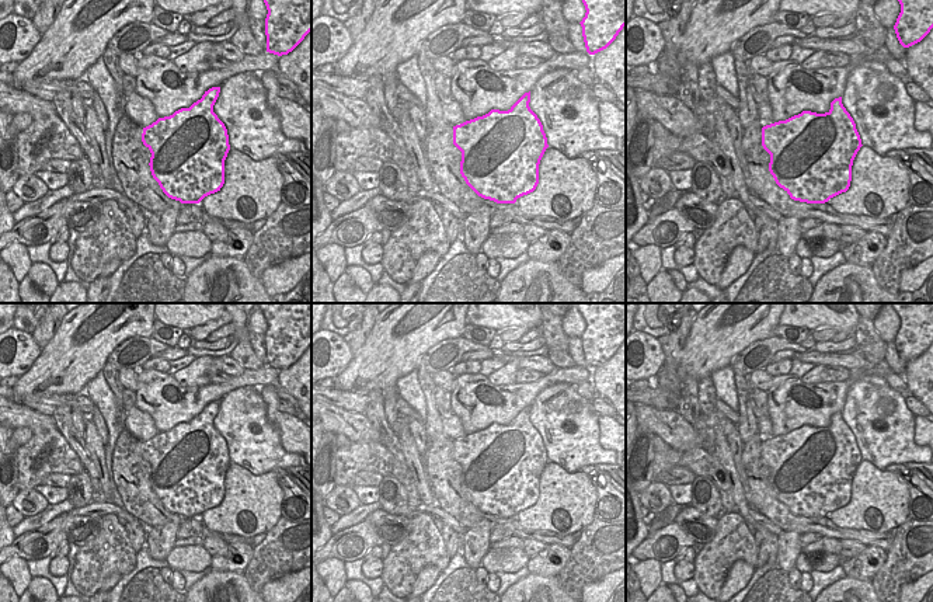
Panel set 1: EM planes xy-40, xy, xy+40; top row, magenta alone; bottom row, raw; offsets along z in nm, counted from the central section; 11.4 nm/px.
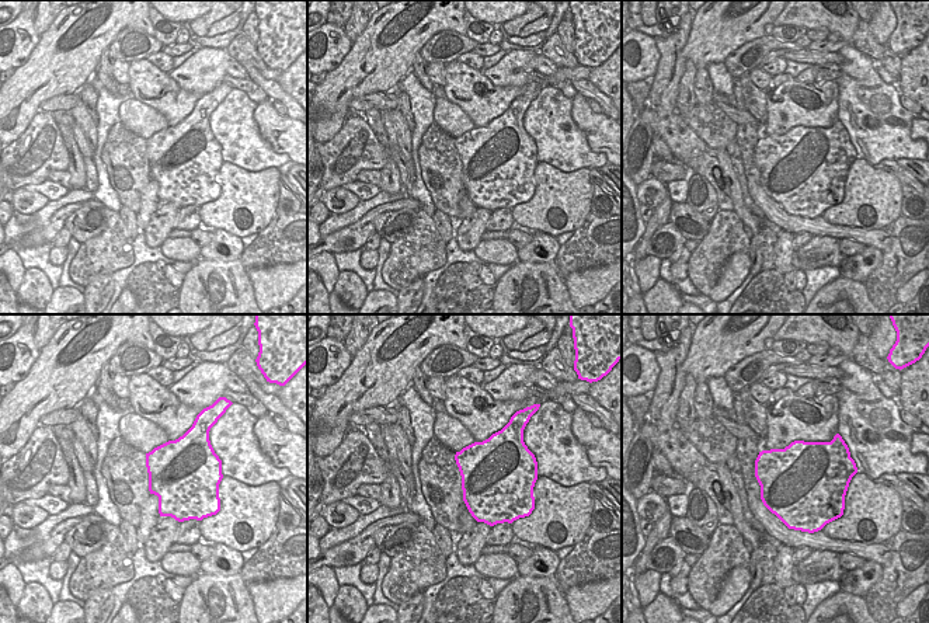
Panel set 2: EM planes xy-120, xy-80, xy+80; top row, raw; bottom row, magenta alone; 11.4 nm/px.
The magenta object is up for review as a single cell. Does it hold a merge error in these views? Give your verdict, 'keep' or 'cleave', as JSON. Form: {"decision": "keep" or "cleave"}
{"decision": "cleave"}

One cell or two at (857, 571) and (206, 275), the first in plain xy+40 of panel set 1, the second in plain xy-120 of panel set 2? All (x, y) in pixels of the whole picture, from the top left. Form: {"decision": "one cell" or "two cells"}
{"decision": "two cells"}

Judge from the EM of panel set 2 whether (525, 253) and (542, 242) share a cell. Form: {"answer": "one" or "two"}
{"answer": "one"}

